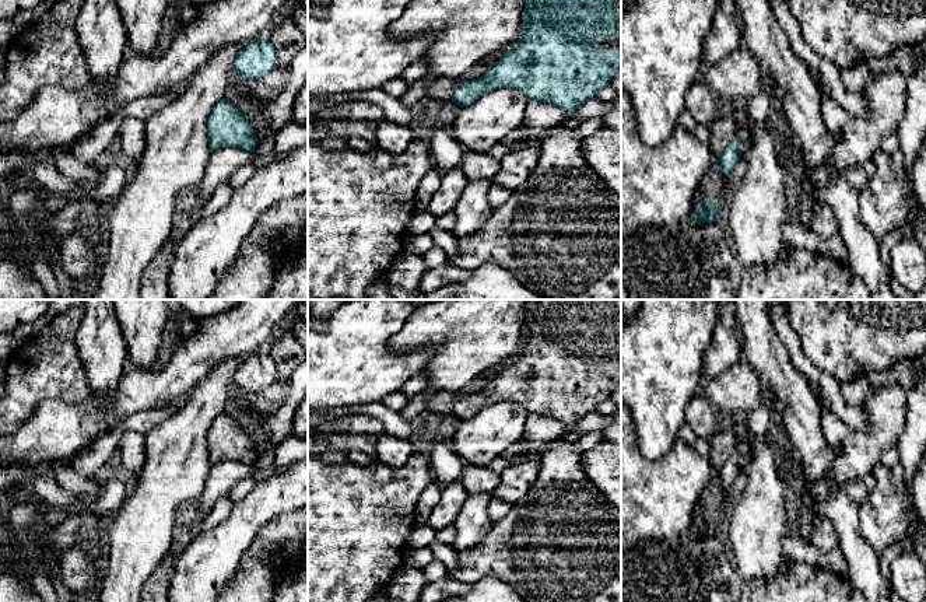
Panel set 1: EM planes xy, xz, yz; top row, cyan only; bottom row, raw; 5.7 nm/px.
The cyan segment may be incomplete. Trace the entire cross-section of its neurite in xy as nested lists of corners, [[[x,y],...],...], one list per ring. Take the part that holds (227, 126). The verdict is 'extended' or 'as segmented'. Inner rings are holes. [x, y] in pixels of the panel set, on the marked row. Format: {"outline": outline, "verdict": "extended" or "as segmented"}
{"outline": [[[222,98],[207,120],[207,141],[211,151],[238,147],[255,153],[259,144],[250,122],[229,101]]], "verdict": "as segmented"}

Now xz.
{"outline": [[[525,0],[523,32],[513,49],[487,73],[455,90],[452,101],[469,106],[483,94],[512,88],[527,101],[576,111],[613,80],[621,64],[621,0]]], "verdict": "extended"}

